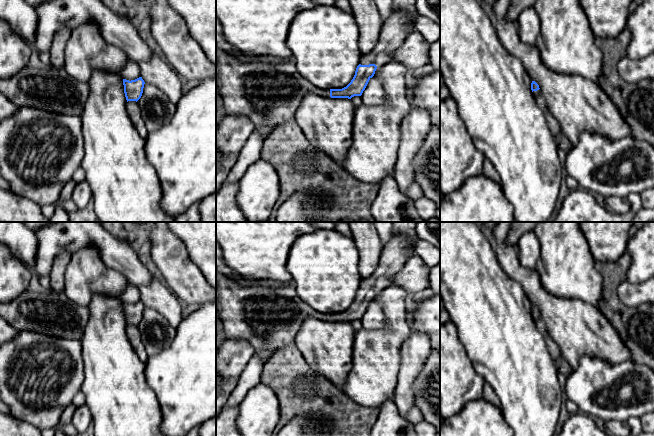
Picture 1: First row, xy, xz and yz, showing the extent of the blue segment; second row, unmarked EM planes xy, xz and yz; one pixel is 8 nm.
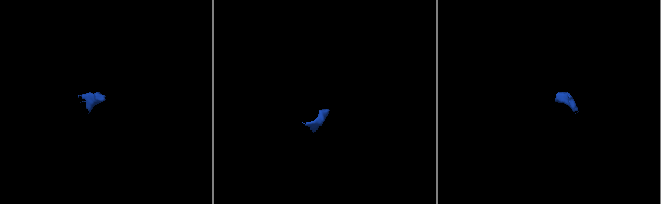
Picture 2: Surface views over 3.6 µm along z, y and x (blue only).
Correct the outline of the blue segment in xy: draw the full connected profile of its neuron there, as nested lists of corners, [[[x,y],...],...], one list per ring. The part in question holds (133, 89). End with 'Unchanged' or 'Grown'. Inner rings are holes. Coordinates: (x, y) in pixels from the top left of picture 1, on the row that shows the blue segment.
[[[139,77],[135,80],[126,80],[123,79],[123,85],[124,85],[124,93],[127,102],[128,101],[138,101],[143,93],[143,88],[144,88],[144,80],[142,77]]]. Unchanged

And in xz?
[[[403,11],[393,12],[384,21],[374,48],[360,57],[353,79],[342,89],[317,88],[299,74],[294,60],[287,62],[241,62],[219,50],[216,55],[216,76],[225,116],[243,115],[249,118],[254,124],[254,131],[259,131],[265,140],[277,124],[295,119],[295,114],[304,96],[308,93],[348,99],[361,96],[376,69],[391,61],[392,54],[414,31],[416,19],[417,16],[410,17]]]. Grown

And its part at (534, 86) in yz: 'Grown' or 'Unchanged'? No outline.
Grown

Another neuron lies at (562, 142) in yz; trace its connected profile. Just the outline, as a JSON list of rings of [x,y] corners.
[[[561,132],[561,134],[556,138],[556,145],[558,148],[563,149],[564,151],[570,151],[573,147],[563,132]]]

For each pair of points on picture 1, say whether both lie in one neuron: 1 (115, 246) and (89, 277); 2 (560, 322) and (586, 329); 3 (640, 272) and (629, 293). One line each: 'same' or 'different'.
1: different
2: same
3: different

